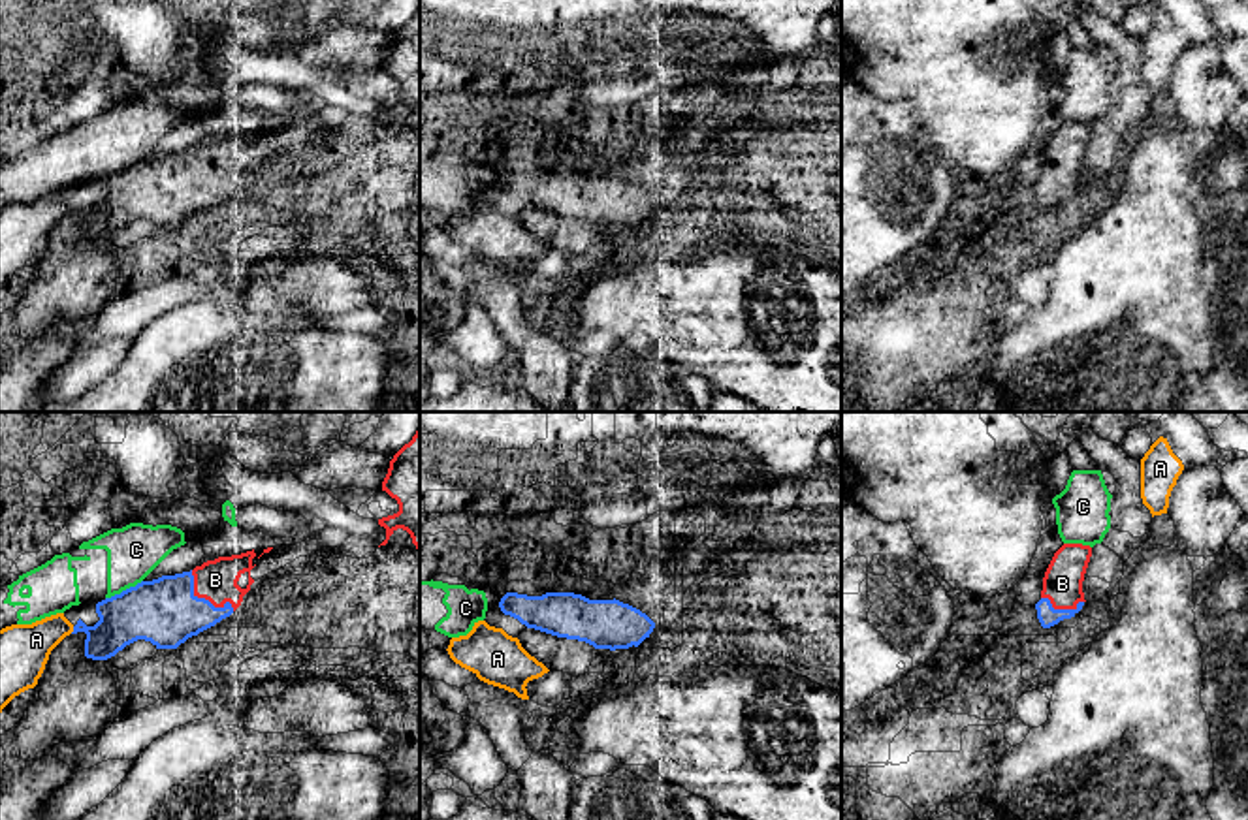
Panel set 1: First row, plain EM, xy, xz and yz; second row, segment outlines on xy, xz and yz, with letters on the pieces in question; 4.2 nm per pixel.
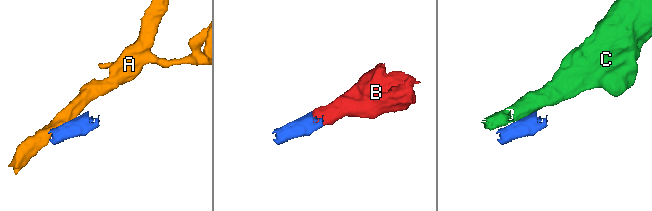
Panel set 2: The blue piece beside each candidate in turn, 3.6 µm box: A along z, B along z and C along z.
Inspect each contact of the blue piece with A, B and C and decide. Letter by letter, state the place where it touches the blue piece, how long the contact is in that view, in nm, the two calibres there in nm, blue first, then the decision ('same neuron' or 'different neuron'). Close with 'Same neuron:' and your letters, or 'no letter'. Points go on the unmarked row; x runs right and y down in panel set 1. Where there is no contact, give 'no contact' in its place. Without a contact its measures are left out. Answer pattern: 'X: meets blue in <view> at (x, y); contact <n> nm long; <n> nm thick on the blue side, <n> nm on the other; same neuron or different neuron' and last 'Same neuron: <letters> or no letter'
A: meets blue in xy at (74, 209); contact 40 nm long; 220 nm thick on the blue side, 220 nm on the other; different neuron
B: meets blue in xy at (204, 177); contact 260 nm long; 280 nm thick on the blue side, 180 nm on the other; same neuron
C: meets blue in xy at (123, 170); contact 180 nm long; 280 nm thick on the blue side, 220 nm on the other; different neuron
Same neuron: B

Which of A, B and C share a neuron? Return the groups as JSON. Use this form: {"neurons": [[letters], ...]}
{"neurons": [["A"], ["B"], ["C"]]}

